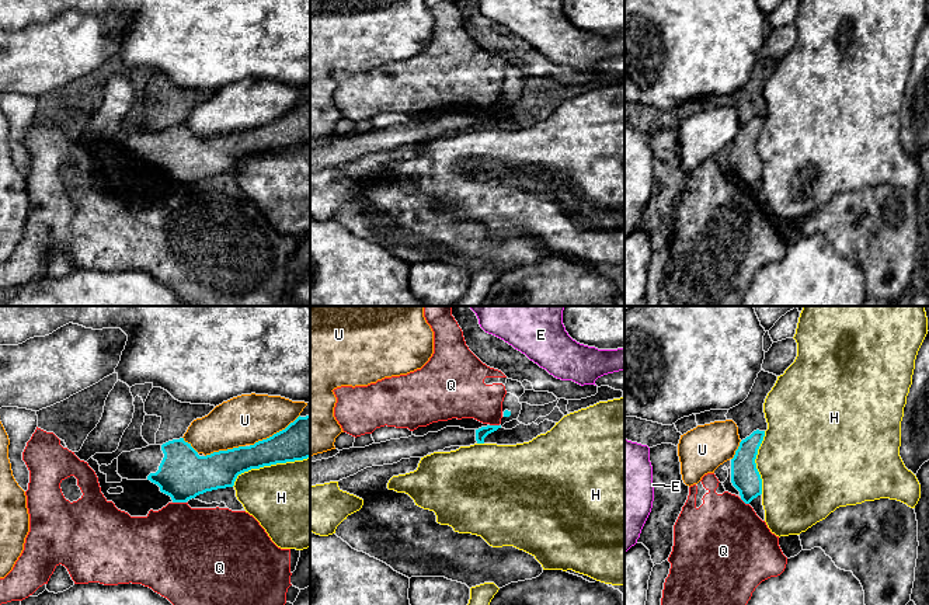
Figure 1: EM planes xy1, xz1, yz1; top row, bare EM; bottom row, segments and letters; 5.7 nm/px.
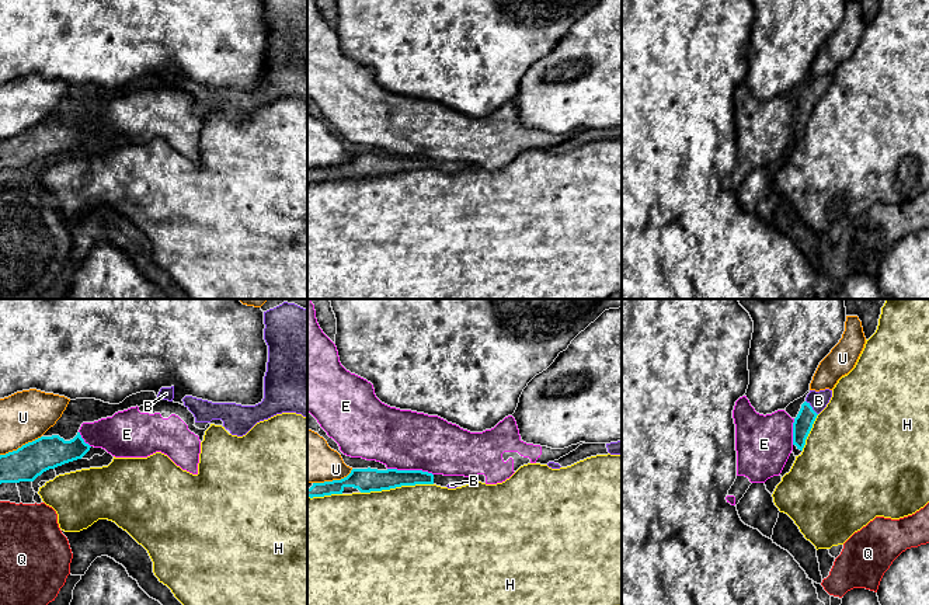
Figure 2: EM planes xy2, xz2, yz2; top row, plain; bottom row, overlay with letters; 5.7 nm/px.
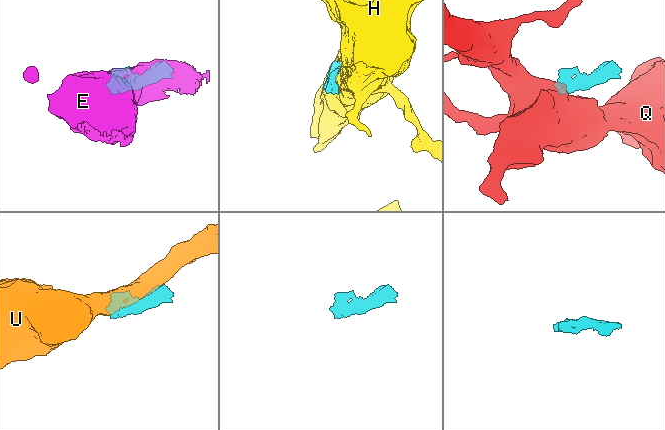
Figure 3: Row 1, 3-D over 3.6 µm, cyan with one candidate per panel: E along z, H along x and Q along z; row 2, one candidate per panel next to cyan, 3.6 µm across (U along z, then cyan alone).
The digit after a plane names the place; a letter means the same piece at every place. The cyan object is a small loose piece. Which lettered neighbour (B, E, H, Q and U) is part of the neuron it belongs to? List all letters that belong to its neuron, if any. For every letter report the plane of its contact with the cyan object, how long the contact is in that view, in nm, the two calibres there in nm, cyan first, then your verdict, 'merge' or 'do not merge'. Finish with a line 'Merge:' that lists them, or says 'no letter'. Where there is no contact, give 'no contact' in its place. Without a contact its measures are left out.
B: yz2 | 110 nm | 110/110 nm | merge
E: xz2 | 260 nm | 130/340 nm | do not merge
H: xy1 | 480 nm | 220/460 nm | do not merge
Q: xy1 | 80 nm | 280/460 nm | do not merge
U: xy1 | 340 nm | 240/280 nm | do not merge
Merge: B

